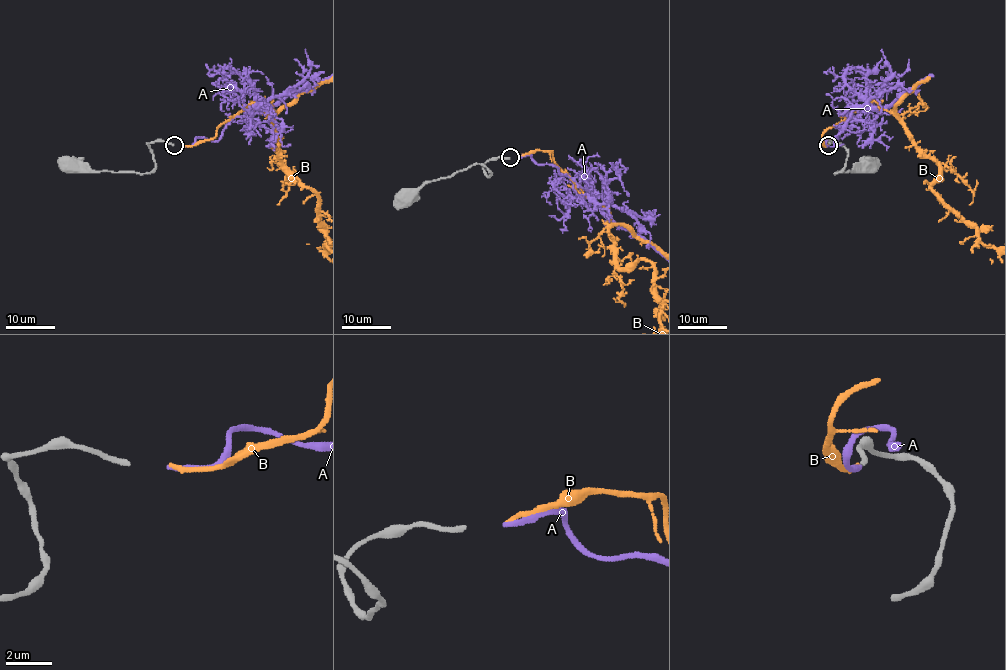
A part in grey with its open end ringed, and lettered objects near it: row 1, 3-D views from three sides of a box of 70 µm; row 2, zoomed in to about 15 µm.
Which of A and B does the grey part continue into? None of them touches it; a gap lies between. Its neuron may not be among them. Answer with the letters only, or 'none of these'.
A

